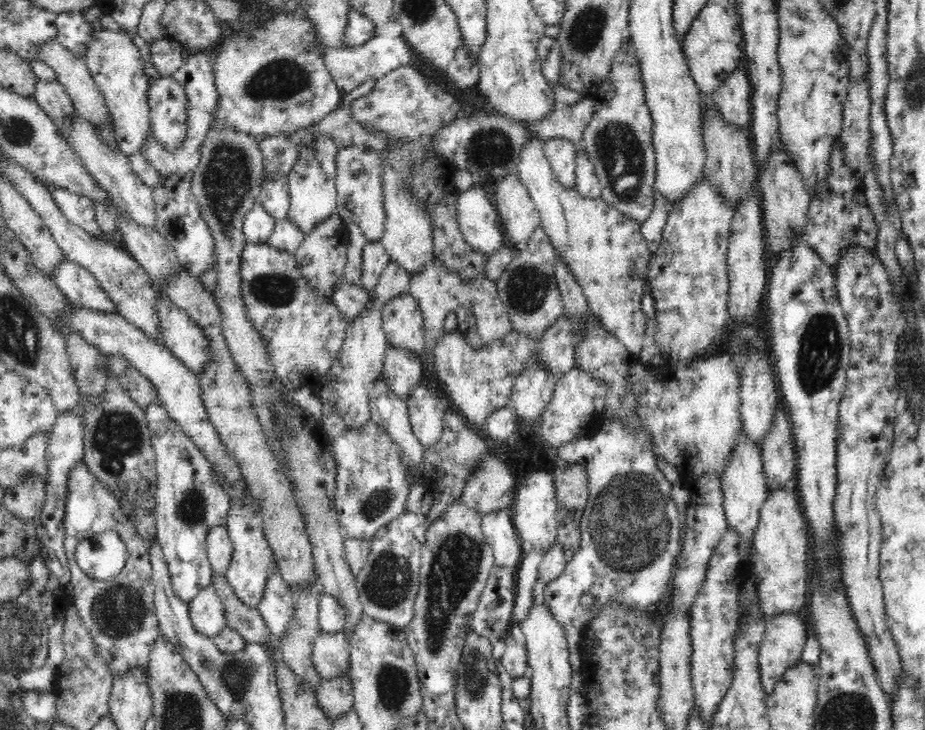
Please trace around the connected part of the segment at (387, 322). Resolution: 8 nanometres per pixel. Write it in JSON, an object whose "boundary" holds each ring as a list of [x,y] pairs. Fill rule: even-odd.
{"boundary":[[[402,293],[383,303],[382,320],[387,342],[420,359],[425,350],[425,328],[413,296]]]}

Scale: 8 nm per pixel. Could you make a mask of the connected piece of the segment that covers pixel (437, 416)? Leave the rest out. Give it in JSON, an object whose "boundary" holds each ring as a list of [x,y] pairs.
{"boundary":[[[421,380],[408,397],[407,407],[413,433],[424,447],[434,446],[439,441],[446,402],[446,398],[436,396],[426,380]]]}

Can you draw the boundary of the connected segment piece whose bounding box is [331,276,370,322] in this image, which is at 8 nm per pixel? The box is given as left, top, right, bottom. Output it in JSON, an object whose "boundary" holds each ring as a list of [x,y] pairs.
{"boundary":[[[342,276],[331,292],[331,302],[340,309],[340,313],[350,322],[357,319],[362,311],[365,311],[369,303],[369,296],[369,291],[348,283]]]}

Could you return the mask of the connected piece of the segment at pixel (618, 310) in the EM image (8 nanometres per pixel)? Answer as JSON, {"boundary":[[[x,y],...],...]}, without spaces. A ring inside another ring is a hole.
{"boundary":[[[530,138],[522,146],[516,171],[535,202],[535,208],[541,217],[541,226],[550,237],[555,252],[564,259],[564,263],[570,267],[570,273],[574,273],[574,277],[578,279],[592,316],[628,349],[630,355],[636,357],[646,343],[647,316],[642,310],[642,295],[652,258],[652,252],[641,233],[641,224],[621,214],[601,196],[595,199],[583,197],[576,190],[562,185],[556,179],[550,161],[544,156],[544,146],[545,142],[540,138]]]}

